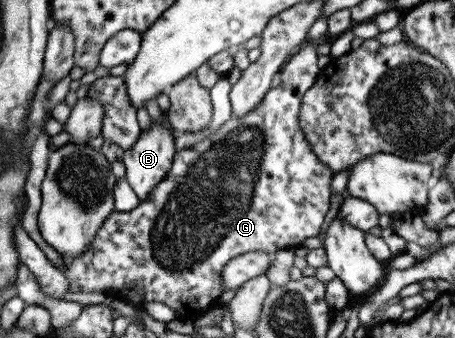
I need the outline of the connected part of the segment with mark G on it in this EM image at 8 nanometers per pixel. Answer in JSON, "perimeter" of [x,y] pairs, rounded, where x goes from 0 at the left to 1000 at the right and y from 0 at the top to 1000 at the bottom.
{"perimeter":[[[668,118],[618,195],[613,210],[615,243],[609,249],[609,257],[591,260],[578,293],[574,293],[569,314],[560,317],[560,325],[552,325],[547,337],[534,340],[530,349],[505,349],[481,376],[481,385],[455,402],[455,411],[420,435],[389,447],[380,459],[378,488],[369,515],[345,541],[343,553],[336,553],[319,592],[310,592],[301,604],[301,612],[295,612],[288,624],[264,627],[248,621],[231,645],[231,654],[222,660],[222,672],[209,683],[209,701],[200,707],[193,734],[171,757],[158,763],[134,757],[134,772],[141,778],[141,799],[134,805],[145,820],[149,861],[169,861],[169,867],[226,867],[244,882],[270,888],[297,908],[310,911],[319,896],[327,896],[327,891],[349,891],[349,896],[360,896],[367,908],[380,914],[387,944],[415,941],[426,947],[429,932],[446,929],[457,917],[492,858],[484,805],[505,766],[554,743],[580,743],[600,754],[609,740],[642,737],[659,728],[666,710],[679,701],[695,701],[701,689],[705,660],[710,660],[710,642],[714,642],[714,630],[723,618],[723,583],[730,577],[725,541],[732,512],[723,494],[714,494],[710,482],[701,482],[697,459],[684,453],[686,438],[679,435],[675,411],[666,405],[662,376],[657,376],[657,352],[653,352],[657,314],[662,314],[662,284],[692,246],[695,222],[703,207],[697,201],[695,186],[697,163],[688,136]]]}

